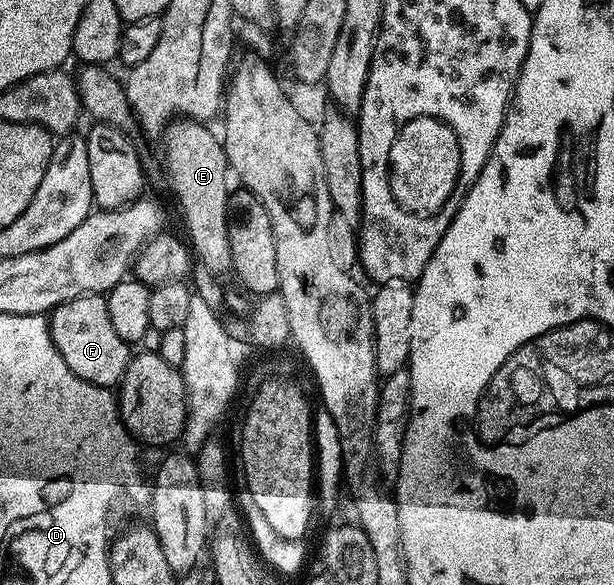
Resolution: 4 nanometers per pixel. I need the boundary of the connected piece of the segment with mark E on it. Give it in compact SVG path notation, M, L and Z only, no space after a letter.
M180 119L169 124L162 142L172 189L188 233L189 246L203 270L215 277L232 271L233 254L226 226L226 205L230 194L230 168L223 142L199 120Z

